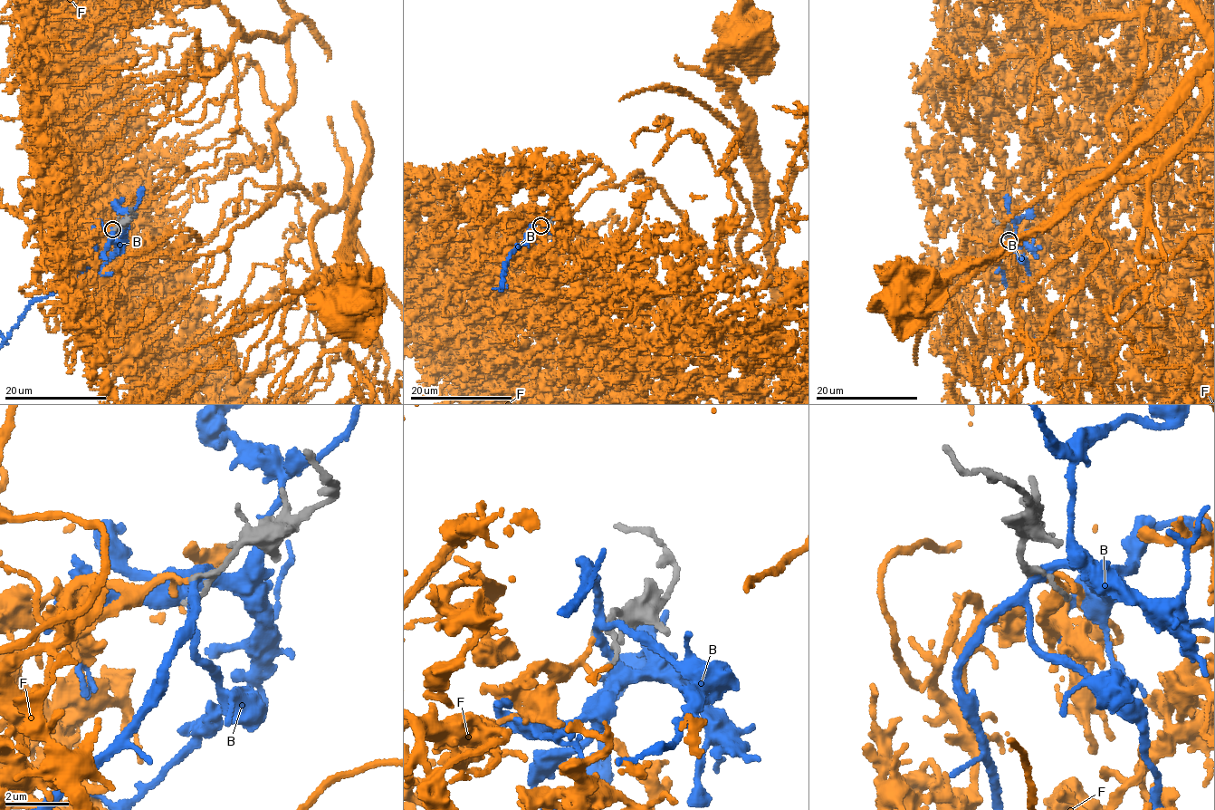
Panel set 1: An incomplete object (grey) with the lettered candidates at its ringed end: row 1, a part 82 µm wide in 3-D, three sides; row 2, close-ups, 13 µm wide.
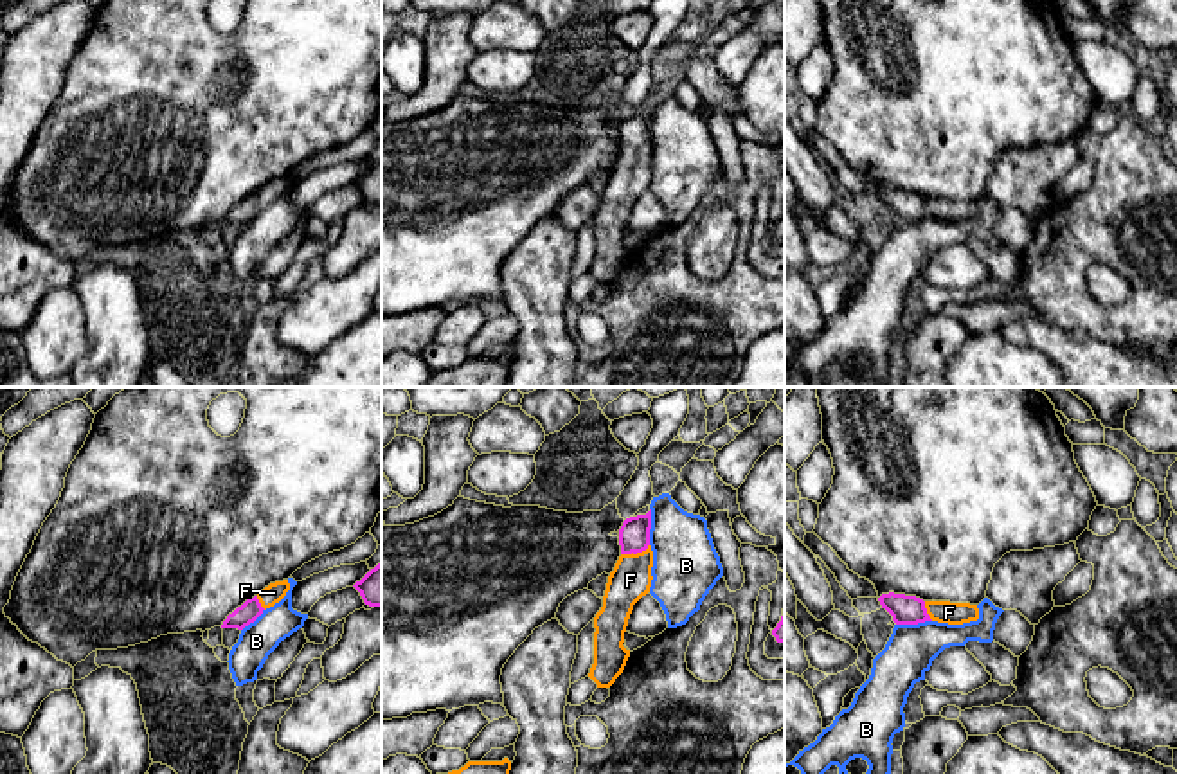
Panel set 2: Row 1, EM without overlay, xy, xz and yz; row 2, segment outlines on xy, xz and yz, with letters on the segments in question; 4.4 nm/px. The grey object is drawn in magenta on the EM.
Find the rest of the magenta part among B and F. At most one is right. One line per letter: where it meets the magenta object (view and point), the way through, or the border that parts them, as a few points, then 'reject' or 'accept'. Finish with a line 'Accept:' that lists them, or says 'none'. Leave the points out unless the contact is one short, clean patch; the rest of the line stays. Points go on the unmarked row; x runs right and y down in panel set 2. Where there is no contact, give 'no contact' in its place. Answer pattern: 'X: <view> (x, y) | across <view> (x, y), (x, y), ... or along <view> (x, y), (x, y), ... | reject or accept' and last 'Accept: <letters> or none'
B: xz (650, 123) | along xz (650, 105), (648, 141) | reject
F: xz (636, 150) | accept
Accept: F

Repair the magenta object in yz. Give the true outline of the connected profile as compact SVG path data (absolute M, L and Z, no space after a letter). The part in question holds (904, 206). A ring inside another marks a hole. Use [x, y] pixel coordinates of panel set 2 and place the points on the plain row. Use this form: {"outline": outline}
{"outline": "M894 189L882 191L878 198L896 221L918 221L925 218L963 221L979 216L977 202L970 200L923 198L916 193Z"}

